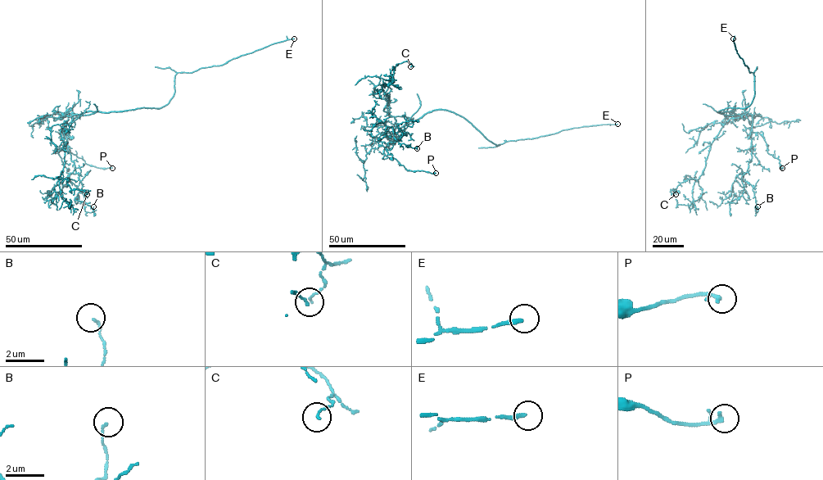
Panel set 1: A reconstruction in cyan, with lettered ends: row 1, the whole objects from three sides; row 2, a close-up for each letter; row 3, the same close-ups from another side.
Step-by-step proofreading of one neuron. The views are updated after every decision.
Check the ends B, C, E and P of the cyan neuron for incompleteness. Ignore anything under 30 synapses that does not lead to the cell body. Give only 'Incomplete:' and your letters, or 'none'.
Incomplete: E

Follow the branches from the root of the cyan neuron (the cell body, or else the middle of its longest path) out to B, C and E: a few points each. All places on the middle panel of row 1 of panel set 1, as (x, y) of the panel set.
B: (452, 112), (435, 110), (427, 112), (404, 125), (390, 143), (400, 137), (392, 129), (399, 142), (417, 148)
C: (452, 112), (433, 110), (394, 133), (382, 87), (399, 63), (410, 66)
E: (452, 112), (464, 117), (497, 145), (572, 128), (617, 124)

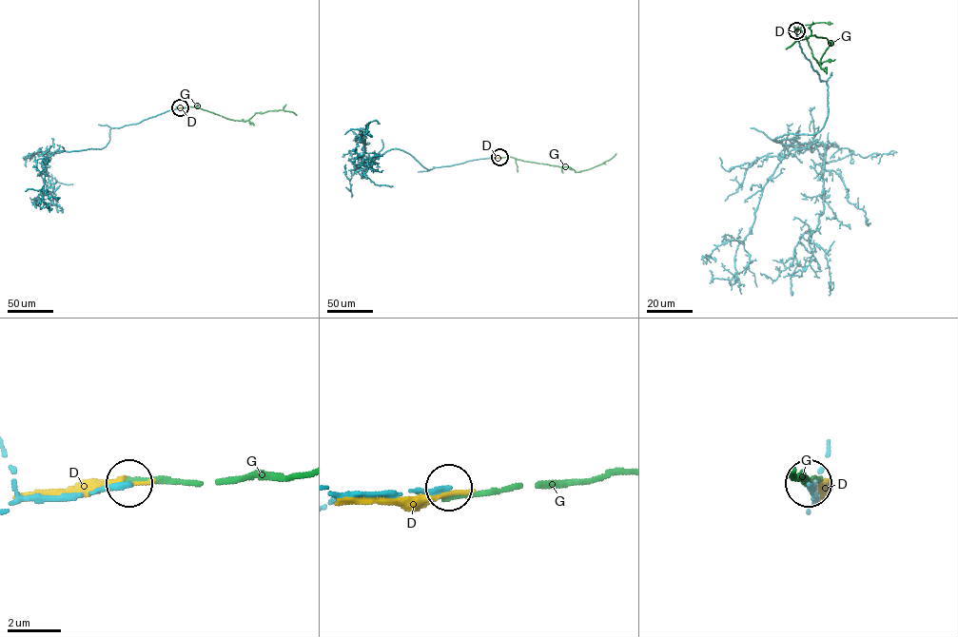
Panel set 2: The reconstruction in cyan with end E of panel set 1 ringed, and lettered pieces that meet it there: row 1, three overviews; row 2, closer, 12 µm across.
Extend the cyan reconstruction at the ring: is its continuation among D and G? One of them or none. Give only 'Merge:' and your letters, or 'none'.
Merge: none

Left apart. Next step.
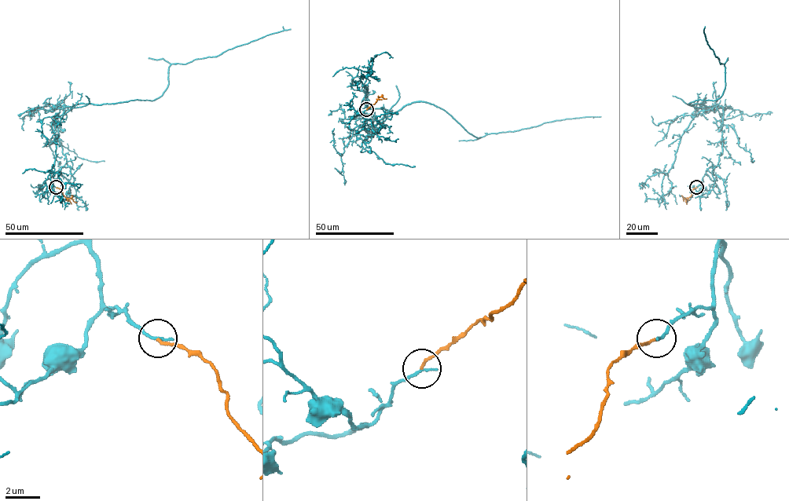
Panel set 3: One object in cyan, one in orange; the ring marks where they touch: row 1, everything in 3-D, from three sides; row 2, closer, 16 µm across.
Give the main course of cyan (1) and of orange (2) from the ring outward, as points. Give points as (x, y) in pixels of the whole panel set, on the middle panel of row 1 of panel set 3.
1: (366, 109), (361, 115), (378, 129), (368, 136), (381, 119), (413, 102), (445, 111), (478, 138), (601, 116)
2: (366, 109), (379, 97), (387, 98)

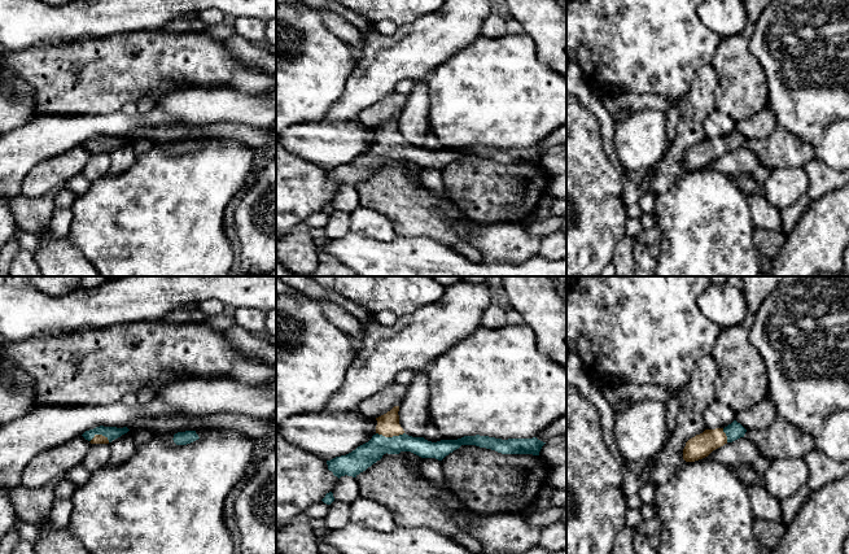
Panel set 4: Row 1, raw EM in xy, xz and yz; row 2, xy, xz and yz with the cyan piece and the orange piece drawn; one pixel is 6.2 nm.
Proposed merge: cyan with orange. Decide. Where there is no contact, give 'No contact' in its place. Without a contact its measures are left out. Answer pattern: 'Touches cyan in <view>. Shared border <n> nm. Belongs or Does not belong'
Touches cyan in xz. Shared border 180 nm. Belongs

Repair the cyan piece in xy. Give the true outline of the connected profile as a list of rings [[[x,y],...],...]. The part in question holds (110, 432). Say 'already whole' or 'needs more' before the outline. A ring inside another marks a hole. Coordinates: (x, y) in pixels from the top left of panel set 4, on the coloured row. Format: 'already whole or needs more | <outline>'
needs more | [[[100,426],[93,429],[86,431],[82,436],[91,444],[109,444],[128,431],[130,429],[127,427],[117,428]]]

